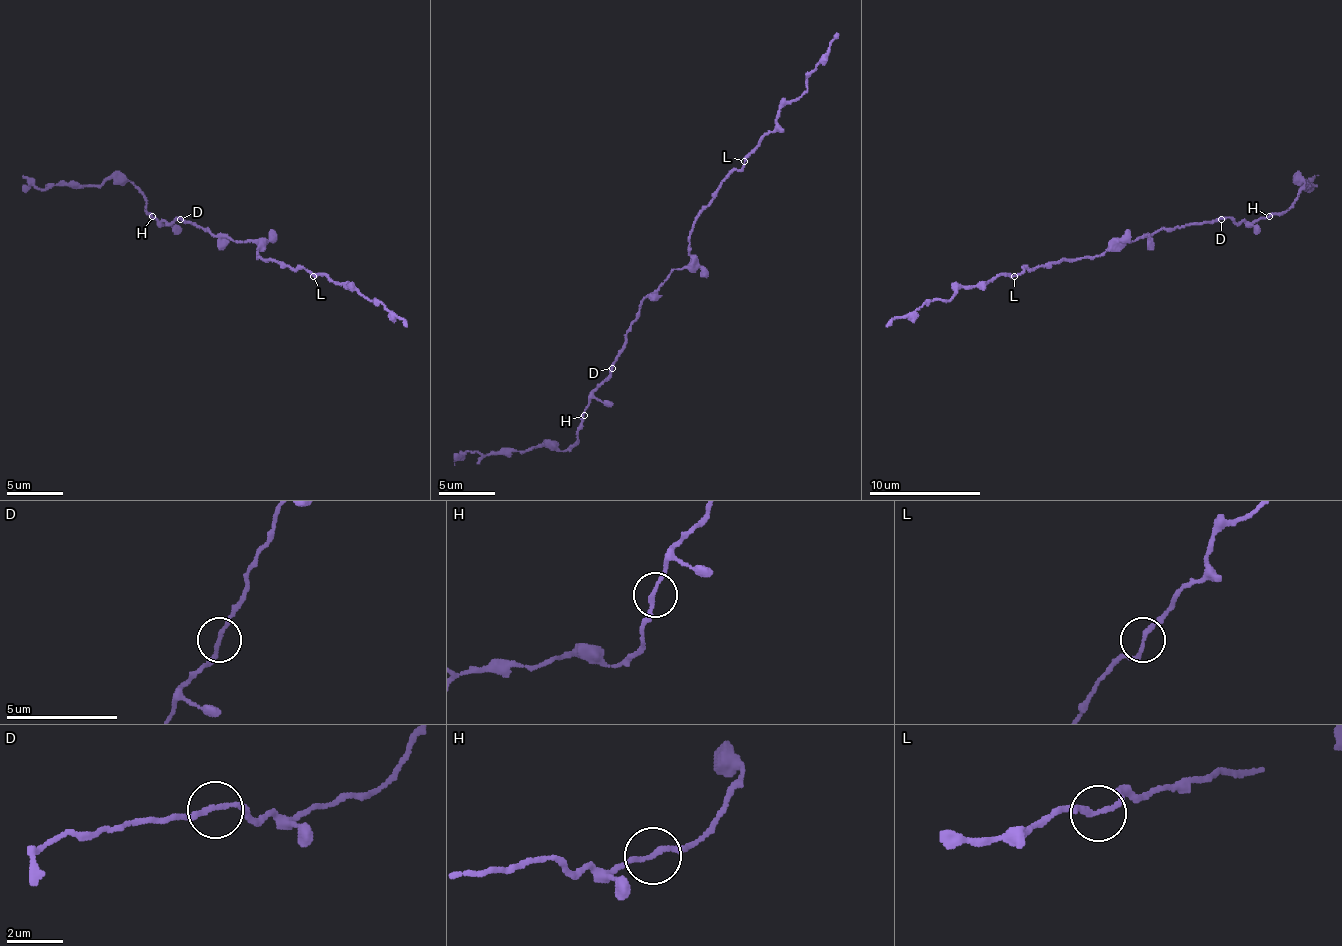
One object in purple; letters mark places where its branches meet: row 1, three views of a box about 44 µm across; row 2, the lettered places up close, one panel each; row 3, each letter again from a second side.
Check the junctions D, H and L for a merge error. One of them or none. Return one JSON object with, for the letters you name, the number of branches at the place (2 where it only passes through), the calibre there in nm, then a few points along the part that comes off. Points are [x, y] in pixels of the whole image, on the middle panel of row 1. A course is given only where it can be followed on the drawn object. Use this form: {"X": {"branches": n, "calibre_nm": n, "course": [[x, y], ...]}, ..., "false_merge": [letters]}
{"false_merge": []}

